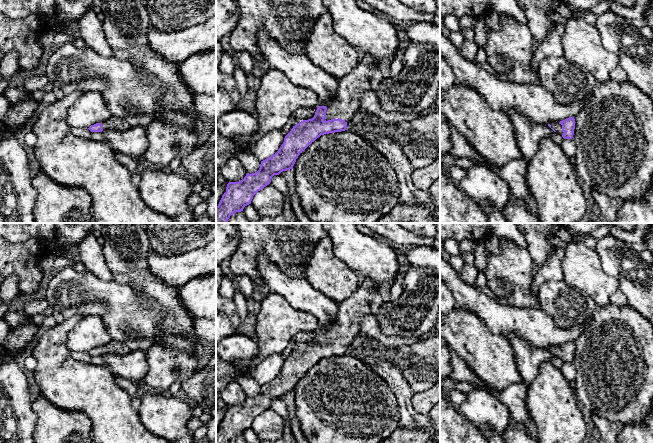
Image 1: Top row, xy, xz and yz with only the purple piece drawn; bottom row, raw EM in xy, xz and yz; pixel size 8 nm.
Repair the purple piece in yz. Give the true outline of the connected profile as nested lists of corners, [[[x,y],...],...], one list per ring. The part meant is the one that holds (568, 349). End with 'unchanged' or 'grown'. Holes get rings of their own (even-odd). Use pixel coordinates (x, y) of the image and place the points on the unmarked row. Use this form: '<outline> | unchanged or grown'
[[[569,341],[560,346],[550,347],[548,350],[554,356],[561,358],[564,363],[572,363],[575,353],[575,343],[574,341]]] | grown

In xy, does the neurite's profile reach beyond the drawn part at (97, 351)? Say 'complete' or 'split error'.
split error

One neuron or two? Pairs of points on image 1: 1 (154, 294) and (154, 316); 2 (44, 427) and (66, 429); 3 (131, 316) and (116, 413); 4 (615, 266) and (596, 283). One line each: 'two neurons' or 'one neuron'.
1: two neurons
2: one neuron
3: two neurons
4: two neurons

